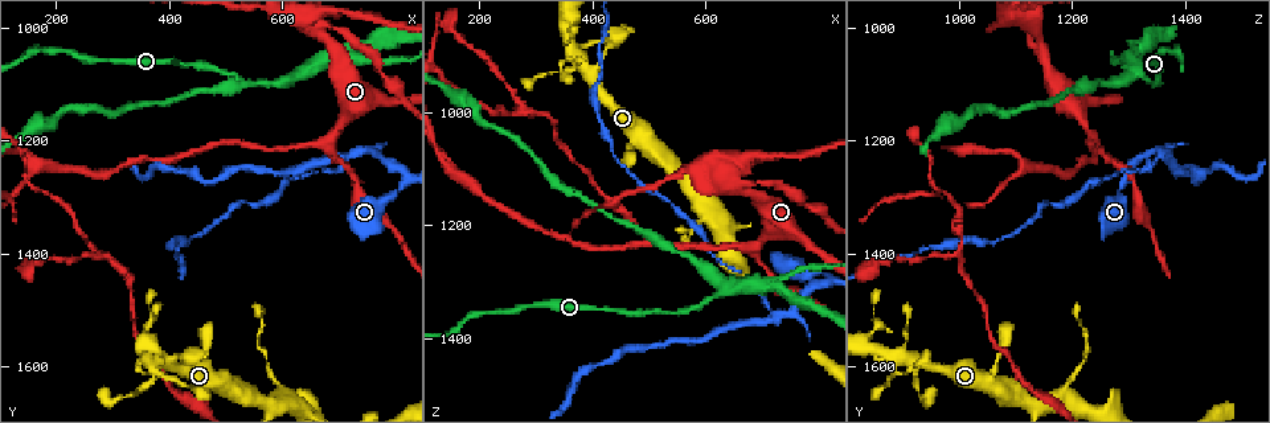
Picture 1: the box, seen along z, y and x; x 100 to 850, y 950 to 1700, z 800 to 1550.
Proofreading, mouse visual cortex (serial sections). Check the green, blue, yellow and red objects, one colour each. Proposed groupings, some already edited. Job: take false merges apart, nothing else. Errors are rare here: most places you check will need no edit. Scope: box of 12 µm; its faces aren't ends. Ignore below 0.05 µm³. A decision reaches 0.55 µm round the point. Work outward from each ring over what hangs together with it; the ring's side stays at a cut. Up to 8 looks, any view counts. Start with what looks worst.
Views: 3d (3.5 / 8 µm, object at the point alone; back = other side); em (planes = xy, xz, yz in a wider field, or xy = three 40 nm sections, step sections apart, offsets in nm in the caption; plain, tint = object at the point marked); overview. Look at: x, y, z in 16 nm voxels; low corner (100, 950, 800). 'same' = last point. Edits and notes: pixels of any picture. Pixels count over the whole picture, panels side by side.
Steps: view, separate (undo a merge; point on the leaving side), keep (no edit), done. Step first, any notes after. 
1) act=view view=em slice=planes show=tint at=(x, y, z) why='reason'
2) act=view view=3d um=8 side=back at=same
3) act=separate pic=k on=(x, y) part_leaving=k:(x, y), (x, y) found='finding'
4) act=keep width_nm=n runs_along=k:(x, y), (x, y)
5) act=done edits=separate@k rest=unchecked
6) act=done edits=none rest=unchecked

act=view view=3d um=8 side=back at=(815, 1285, 1290) why='a narrow waist'

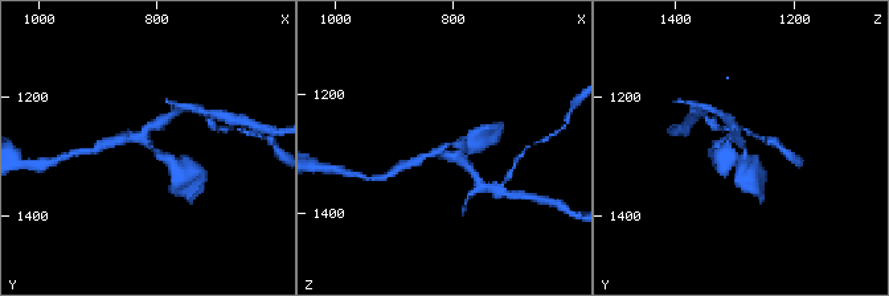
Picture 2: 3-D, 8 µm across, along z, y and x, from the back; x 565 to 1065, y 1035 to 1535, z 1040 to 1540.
act=view view=3d um=3.5 at=(805, 1280, 1285) why='closer look'

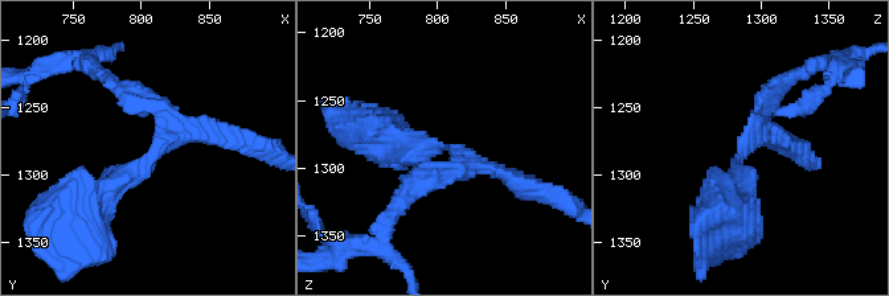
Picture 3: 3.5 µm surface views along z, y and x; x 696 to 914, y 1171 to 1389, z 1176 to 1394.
act=view view=em slice=xy step=1 show=tint at=(810, 1286, 1288) arms=3 arm_widths_nm=150,250,350 why='now the EM'

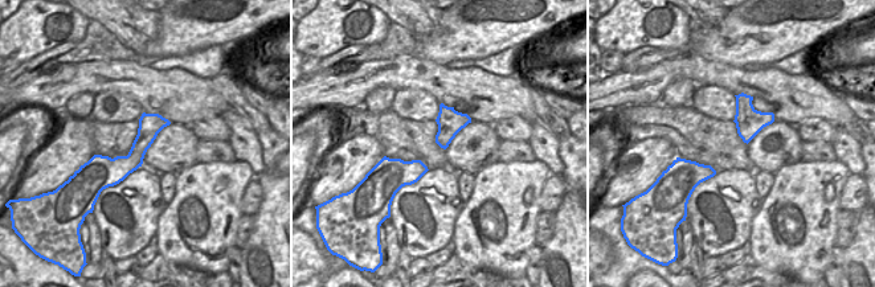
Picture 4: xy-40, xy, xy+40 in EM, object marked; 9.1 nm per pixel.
act=keep width_nm=240 runs_along=3:(89, 210), (166, 138), (130, 93) found='continuous, no second cell'

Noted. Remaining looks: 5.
act=view view=3d um=8 at=(730, 1220, 1355) why='sharp bend'

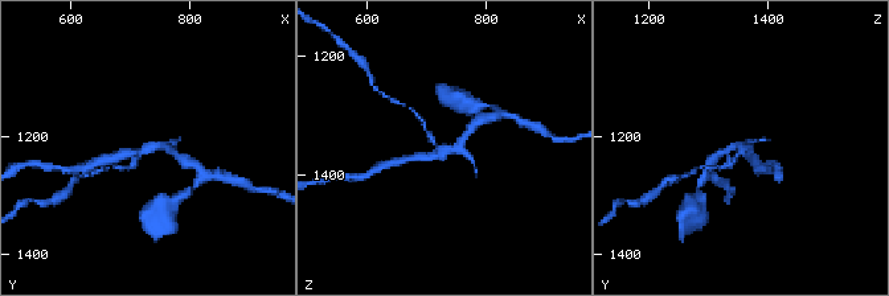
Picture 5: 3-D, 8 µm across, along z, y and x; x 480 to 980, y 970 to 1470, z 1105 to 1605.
act=view view=3d um=3.5 at=(725, 1215, 1360) why='closer look'

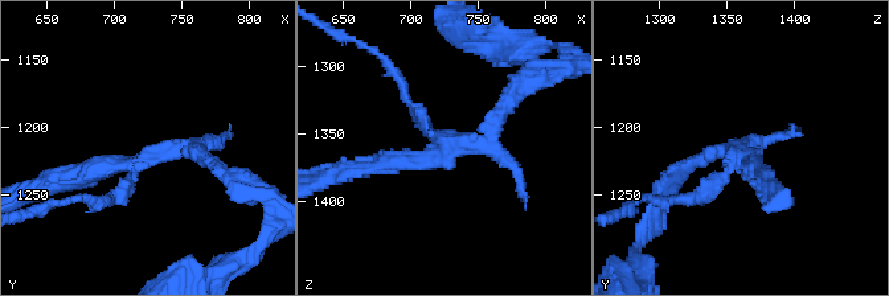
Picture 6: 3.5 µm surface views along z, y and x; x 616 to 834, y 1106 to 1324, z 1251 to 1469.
act=separate pic=6 on=(774, 138) found='a second cell is stuck on'

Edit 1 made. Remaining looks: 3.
act=view view=overview

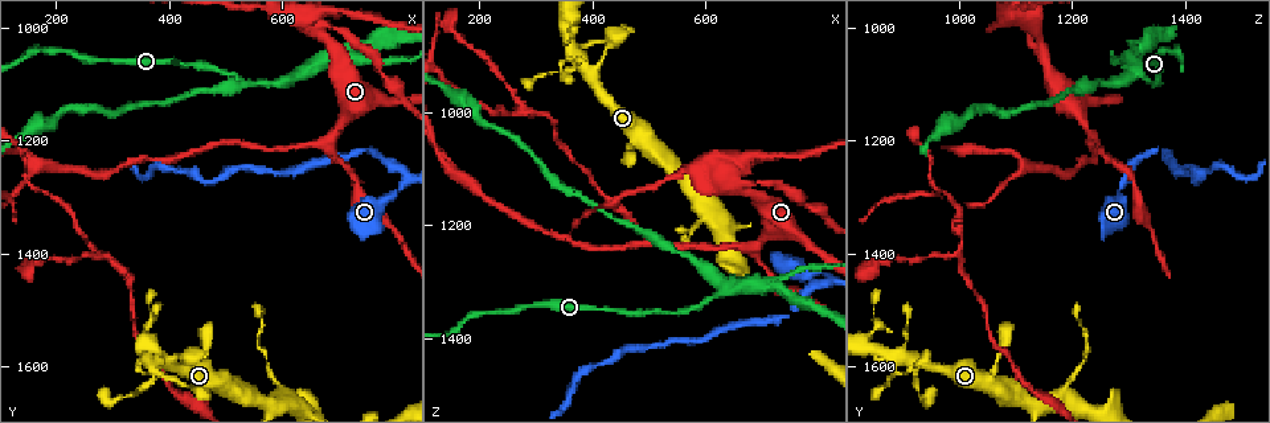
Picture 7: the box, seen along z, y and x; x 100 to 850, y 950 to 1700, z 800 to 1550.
act=view view=3d um=3.5 at=(705, 1040, 1305)

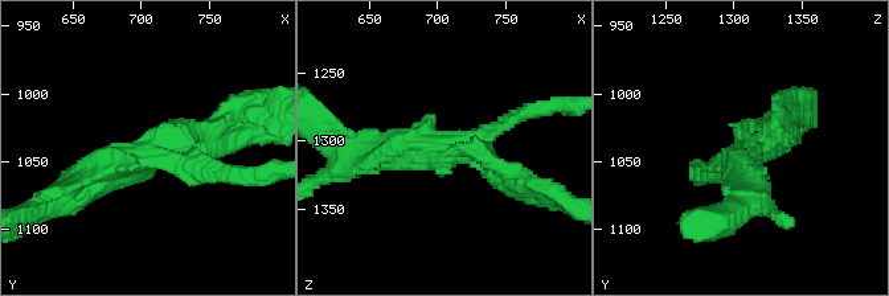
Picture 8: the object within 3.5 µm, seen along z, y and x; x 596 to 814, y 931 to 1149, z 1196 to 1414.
act=view view=em slice=xy step=2 show=tint at=(708, 1046, 1308)

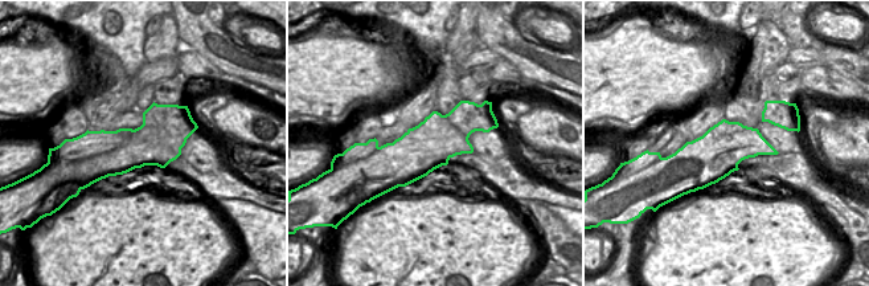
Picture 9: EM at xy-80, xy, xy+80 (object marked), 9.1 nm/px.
act=separate pic=8 on=(724, 231) width_nm=440 border=9:(134, 130), (115, 148), (74, 160) found='a second cell is stuck on'

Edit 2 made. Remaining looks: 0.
act=done edits=separate@6,separate@8 rest=unchecked

